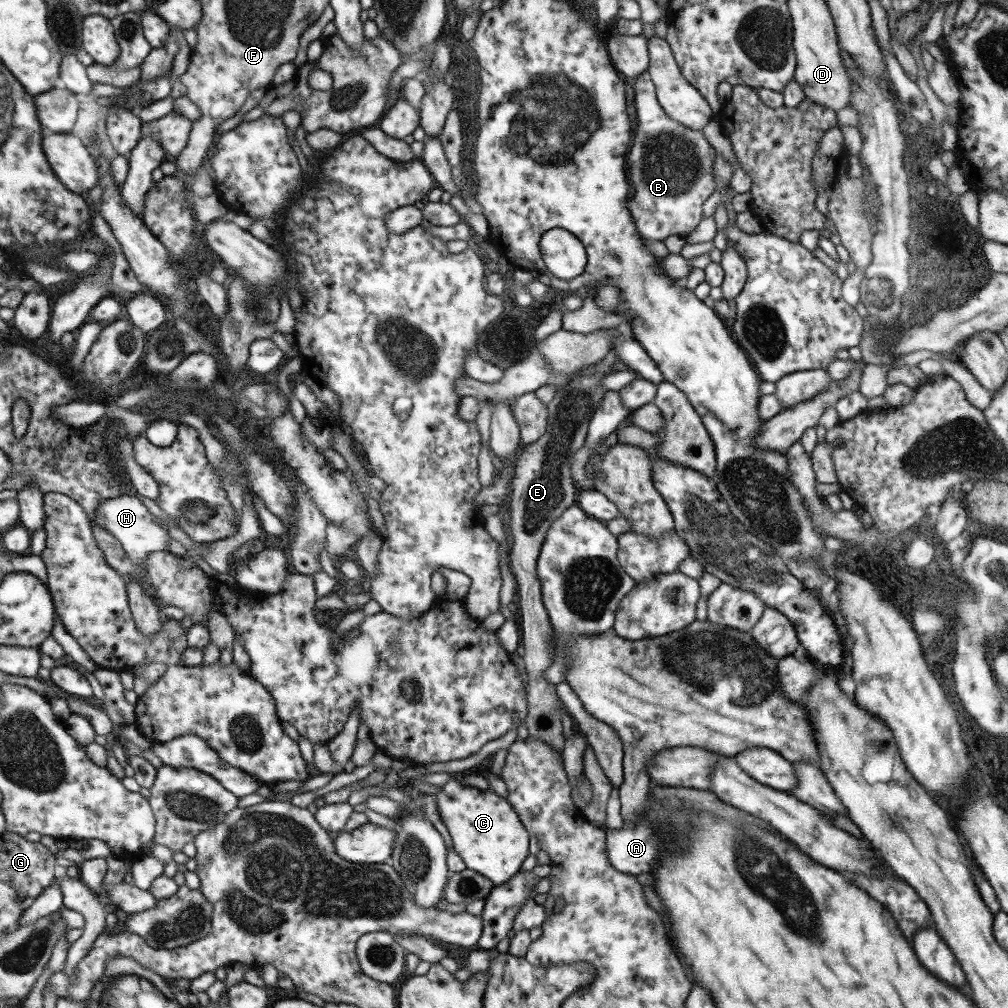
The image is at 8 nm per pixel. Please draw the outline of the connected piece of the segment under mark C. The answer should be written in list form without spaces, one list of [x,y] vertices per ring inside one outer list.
[[[449,774],[449,781],[445,782],[439,790],[433,794],[437,812],[441,822],[447,828],[452,838],[452,847],[465,864],[465,868],[474,870],[489,879],[493,885],[501,885],[509,880],[520,868],[523,859],[528,855],[528,833],[521,826],[517,814],[509,808],[507,800],[497,795],[492,790],[487,792],[475,787],[464,787]]]

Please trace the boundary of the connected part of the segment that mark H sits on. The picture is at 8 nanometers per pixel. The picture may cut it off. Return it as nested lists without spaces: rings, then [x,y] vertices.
[[[121,495],[117,498],[107,498],[95,508],[95,518],[93,521],[103,527],[105,531],[113,535],[121,545],[126,556],[134,563],[145,561],[150,552],[168,551],[166,547],[169,544],[169,535],[159,525],[159,522],[153,518],[153,514],[147,510],[147,507],[134,496]]]

